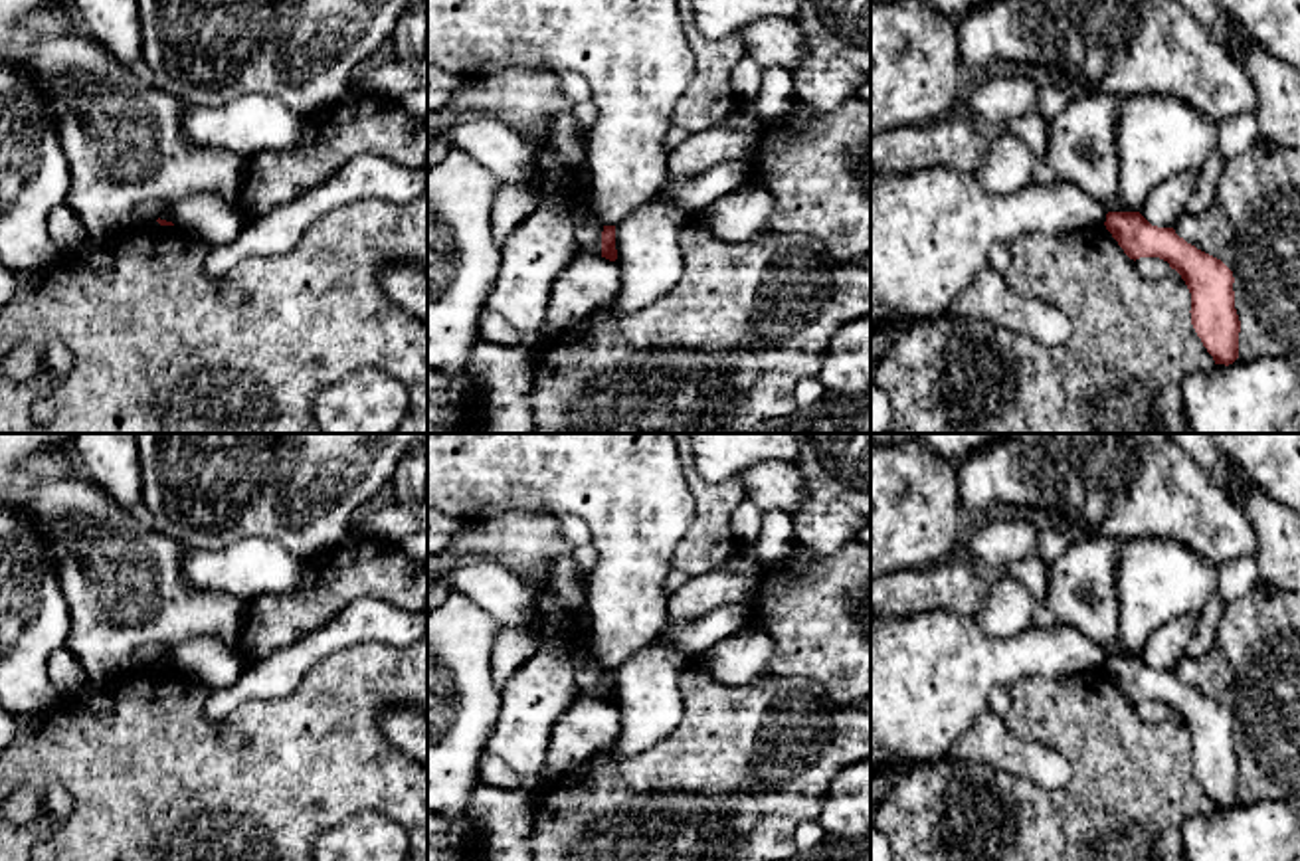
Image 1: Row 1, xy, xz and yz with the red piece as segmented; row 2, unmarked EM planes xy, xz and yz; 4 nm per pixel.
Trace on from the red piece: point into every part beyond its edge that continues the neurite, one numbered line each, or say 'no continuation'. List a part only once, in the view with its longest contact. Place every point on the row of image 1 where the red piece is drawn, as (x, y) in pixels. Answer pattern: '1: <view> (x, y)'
no continuation

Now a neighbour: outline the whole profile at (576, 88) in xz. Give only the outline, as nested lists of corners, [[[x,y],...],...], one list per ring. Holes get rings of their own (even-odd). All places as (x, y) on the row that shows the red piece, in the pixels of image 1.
[[[568,69],[568,71],[562,71],[558,77],[560,77],[564,95],[570,99],[572,105],[586,103],[592,99],[592,87],[582,73]]]

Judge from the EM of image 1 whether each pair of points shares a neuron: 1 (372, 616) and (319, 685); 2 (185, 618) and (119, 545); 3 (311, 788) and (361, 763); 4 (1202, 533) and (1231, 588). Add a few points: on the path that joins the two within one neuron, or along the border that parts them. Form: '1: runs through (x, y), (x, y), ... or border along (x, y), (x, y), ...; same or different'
1: border along (392, 644), (357, 642), (325, 656), (307, 673); different
2: runs through (167, 600), (129, 563); same
3: runs through (323, 776), (335, 765), (349, 765); same
4: border along (1253, 555), (1241, 555), (1217, 567); different

